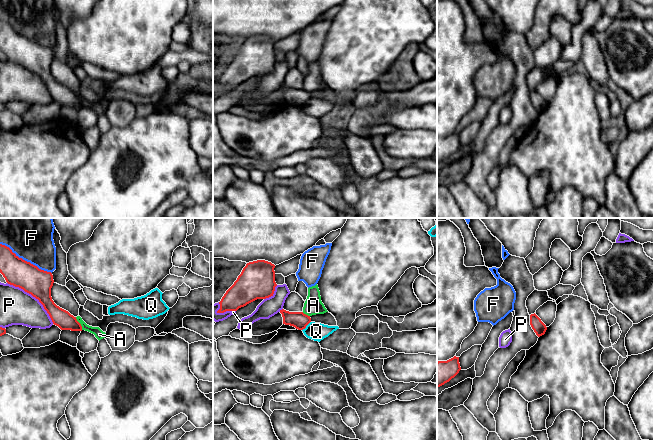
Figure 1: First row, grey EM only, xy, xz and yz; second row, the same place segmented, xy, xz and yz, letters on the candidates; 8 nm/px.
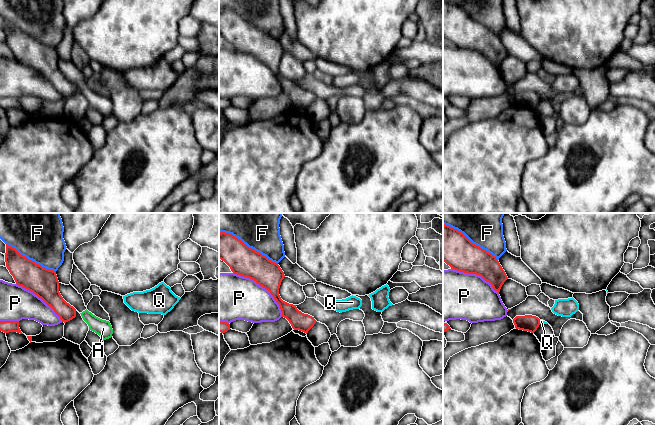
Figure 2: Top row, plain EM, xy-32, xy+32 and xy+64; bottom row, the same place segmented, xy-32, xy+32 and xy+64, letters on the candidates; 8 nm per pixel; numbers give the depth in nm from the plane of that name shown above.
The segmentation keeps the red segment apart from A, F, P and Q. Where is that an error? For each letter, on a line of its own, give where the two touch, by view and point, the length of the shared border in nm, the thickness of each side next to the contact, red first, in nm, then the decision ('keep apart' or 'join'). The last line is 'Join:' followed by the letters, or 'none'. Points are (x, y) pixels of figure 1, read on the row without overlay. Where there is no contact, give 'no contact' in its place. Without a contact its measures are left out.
A: contact xy (79, 99); length 120 nm; calibres 150 and 80 nm; keep apart
F: contact xy (26, 37); length 480 nm; calibres 220 and 320 nm; keep apart
P: contact xy (34, 72); length 500 nm; calibres 220 and 280 nm; keep apart
Q: contact xz (306, 101); length 100 nm; calibres 140 and 140 nm; keep apart
Join: none

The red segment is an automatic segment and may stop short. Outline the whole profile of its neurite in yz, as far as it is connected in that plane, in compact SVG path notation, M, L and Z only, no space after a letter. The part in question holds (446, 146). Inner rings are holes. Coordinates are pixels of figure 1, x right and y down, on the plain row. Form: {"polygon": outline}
{"polygon": "M454 132L447 137L437 138L437 163L444 161L454 154L461 146L459 133Z"}

